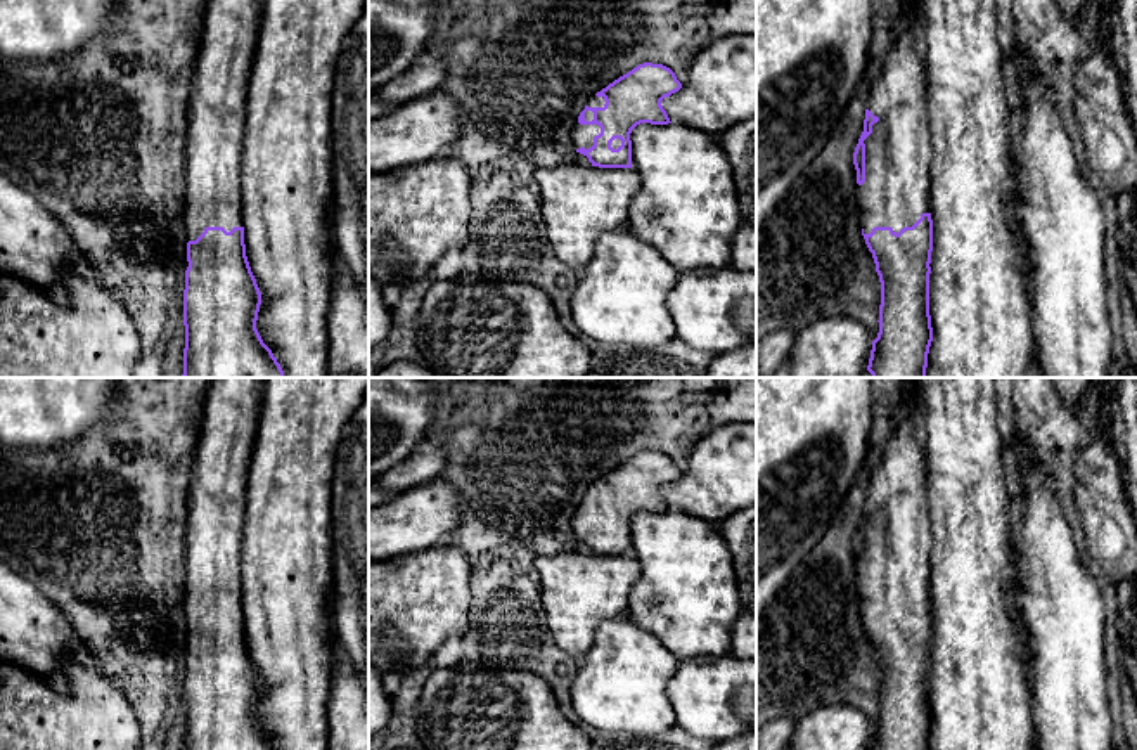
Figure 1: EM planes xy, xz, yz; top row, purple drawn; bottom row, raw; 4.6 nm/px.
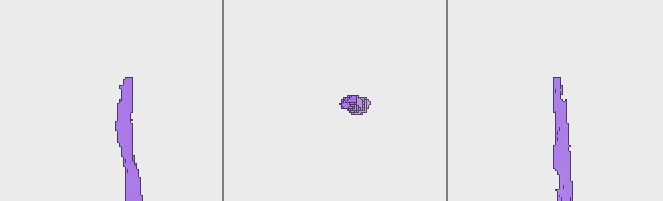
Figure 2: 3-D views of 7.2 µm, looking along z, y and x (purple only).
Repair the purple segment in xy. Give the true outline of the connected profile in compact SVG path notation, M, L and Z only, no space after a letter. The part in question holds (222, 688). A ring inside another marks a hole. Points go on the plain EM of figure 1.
M211 378L192 464L185 520L187 650L183 750L277 750L258 717L261 681L251 660L241 605L246 483L260 424L263 378Z

